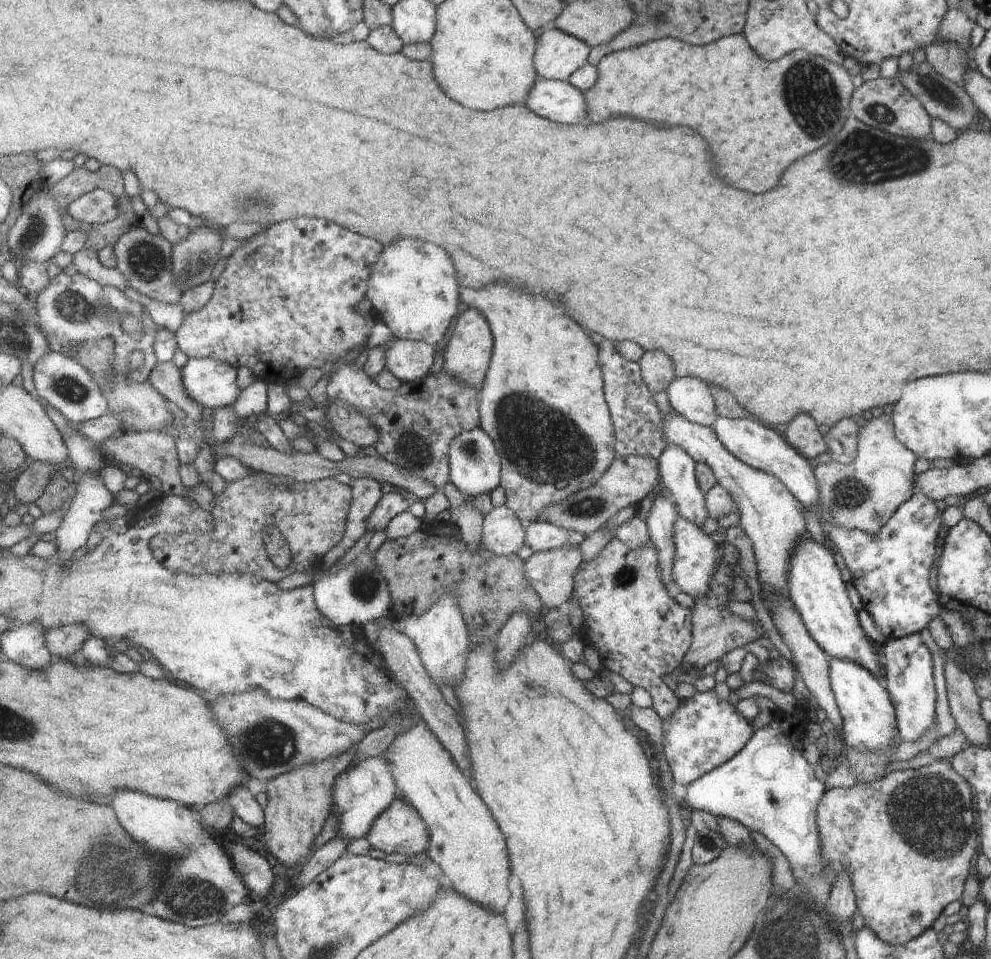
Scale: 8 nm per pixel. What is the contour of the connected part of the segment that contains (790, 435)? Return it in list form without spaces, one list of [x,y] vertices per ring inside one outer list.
[[[798,414],[787,423],[784,440],[805,458],[817,458],[828,452],[815,421],[808,414]]]

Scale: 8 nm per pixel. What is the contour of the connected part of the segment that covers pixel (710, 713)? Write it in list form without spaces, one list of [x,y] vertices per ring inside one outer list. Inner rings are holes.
[[[714,689],[702,693],[696,691],[691,698],[684,700],[669,722],[663,722],[663,730],[663,746],[673,782],[686,787],[731,760],[751,738],[751,728],[744,717],[731,704],[719,700]]]

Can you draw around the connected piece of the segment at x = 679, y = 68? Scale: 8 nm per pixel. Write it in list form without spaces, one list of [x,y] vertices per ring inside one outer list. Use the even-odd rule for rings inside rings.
[[[741,33],[724,36],[705,45],[692,45],[669,37],[627,50],[610,51],[596,66],[599,69],[598,83],[584,94],[589,118],[597,124],[615,116],[631,116],[659,126],[691,126],[691,130],[707,138],[714,155],[715,171],[723,181],[733,188],[763,194],[765,190],[775,188],[781,172],[791,162],[815,148],[821,148],[837,136],[843,122],[850,117],[850,96],[854,88],[851,77],[841,66],[803,50],[789,51],[787,56],[775,62],[765,62],[753,52]],[[645,92],[649,96],[647,102],[643,100]],[[637,98],[643,108],[633,104]],[[661,100],[665,110],[655,108],[661,106]]]

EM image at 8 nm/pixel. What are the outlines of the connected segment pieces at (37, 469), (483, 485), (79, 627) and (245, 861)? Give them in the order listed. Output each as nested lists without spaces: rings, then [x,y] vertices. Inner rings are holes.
[[[34,461],[29,468],[23,468],[17,477],[14,494],[23,504],[36,503],[46,491],[57,468],[49,462]]]
[[[481,427],[479,429],[461,432],[451,442],[448,456],[449,472],[451,483],[459,490],[465,500],[493,494],[501,487],[502,481],[502,460],[497,445],[493,438]]]
[[[72,624],[61,628],[49,629],[45,638],[47,648],[55,658],[65,659],[75,652],[82,651],[83,645],[93,637],[85,624]]]
[[[237,836],[236,842],[233,842],[235,840],[231,840],[228,853],[231,860],[234,861],[238,874],[246,883],[251,897],[265,899],[271,892],[276,878],[271,864],[259,852],[243,844],[241,837]]]

